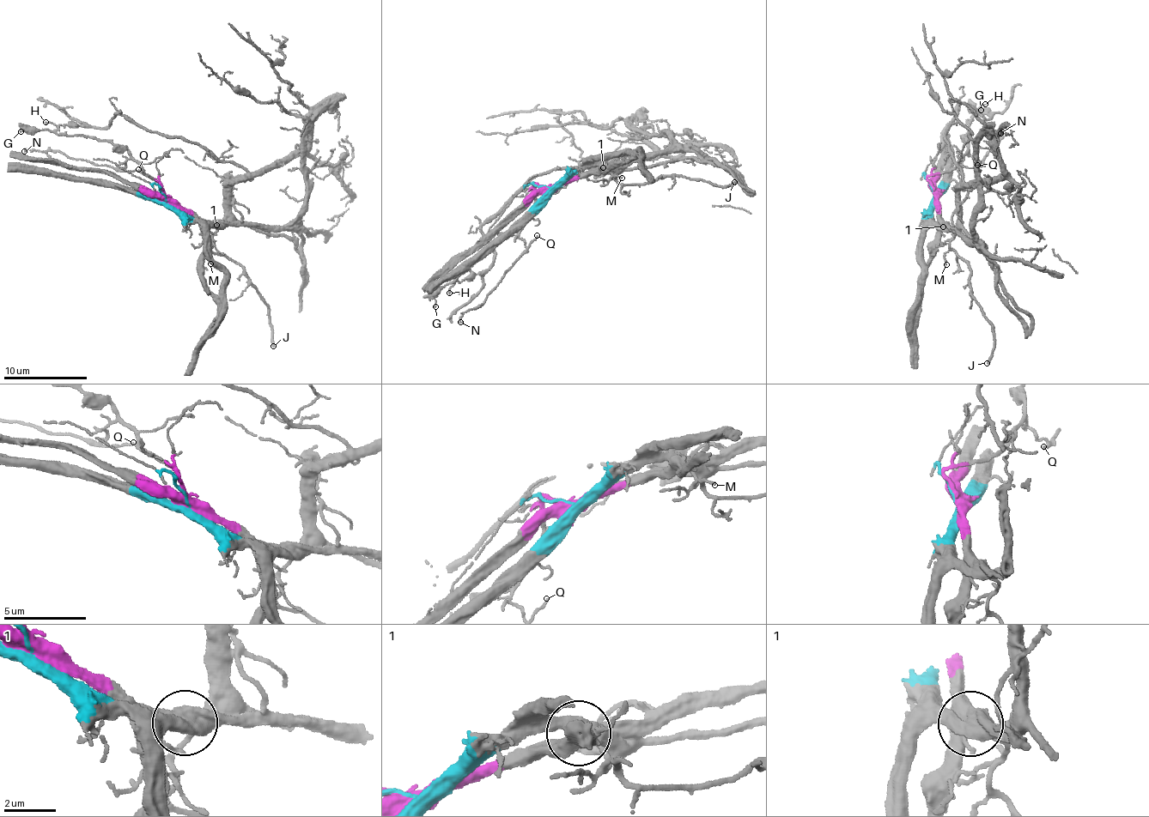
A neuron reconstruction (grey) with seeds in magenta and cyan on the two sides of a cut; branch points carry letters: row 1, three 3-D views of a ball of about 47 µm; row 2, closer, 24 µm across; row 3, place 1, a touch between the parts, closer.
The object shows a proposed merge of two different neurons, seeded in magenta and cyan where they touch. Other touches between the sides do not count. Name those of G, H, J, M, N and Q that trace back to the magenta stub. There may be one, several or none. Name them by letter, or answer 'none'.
G, H, N, Q

